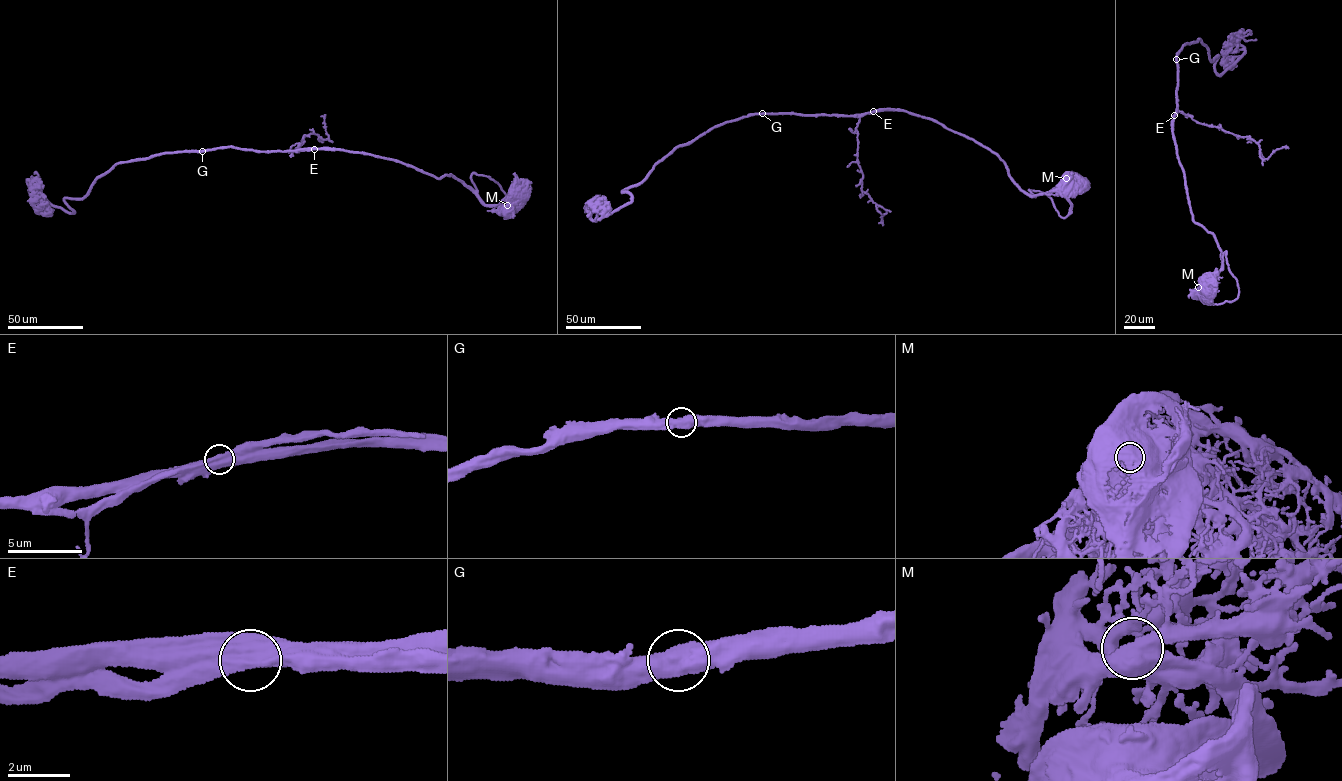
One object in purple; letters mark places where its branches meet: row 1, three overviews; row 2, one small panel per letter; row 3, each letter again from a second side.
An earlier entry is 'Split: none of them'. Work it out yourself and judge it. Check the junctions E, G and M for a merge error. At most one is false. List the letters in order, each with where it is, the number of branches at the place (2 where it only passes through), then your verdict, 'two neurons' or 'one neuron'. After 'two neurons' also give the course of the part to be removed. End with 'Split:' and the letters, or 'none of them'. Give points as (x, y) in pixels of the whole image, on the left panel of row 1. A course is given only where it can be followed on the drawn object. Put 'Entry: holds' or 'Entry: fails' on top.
Entry: fails
E: at (314, 149); 2 branches meet; two neurons; foreign part runs (314, 149), (297, 150), (304, 142), (304, 135), (313, 133), (327, 138), (324, 115)
G: at (202, 151); 2 branches meet; one neuron
M: at (507, 205); 2 branches meet; one neuron
Split: E

